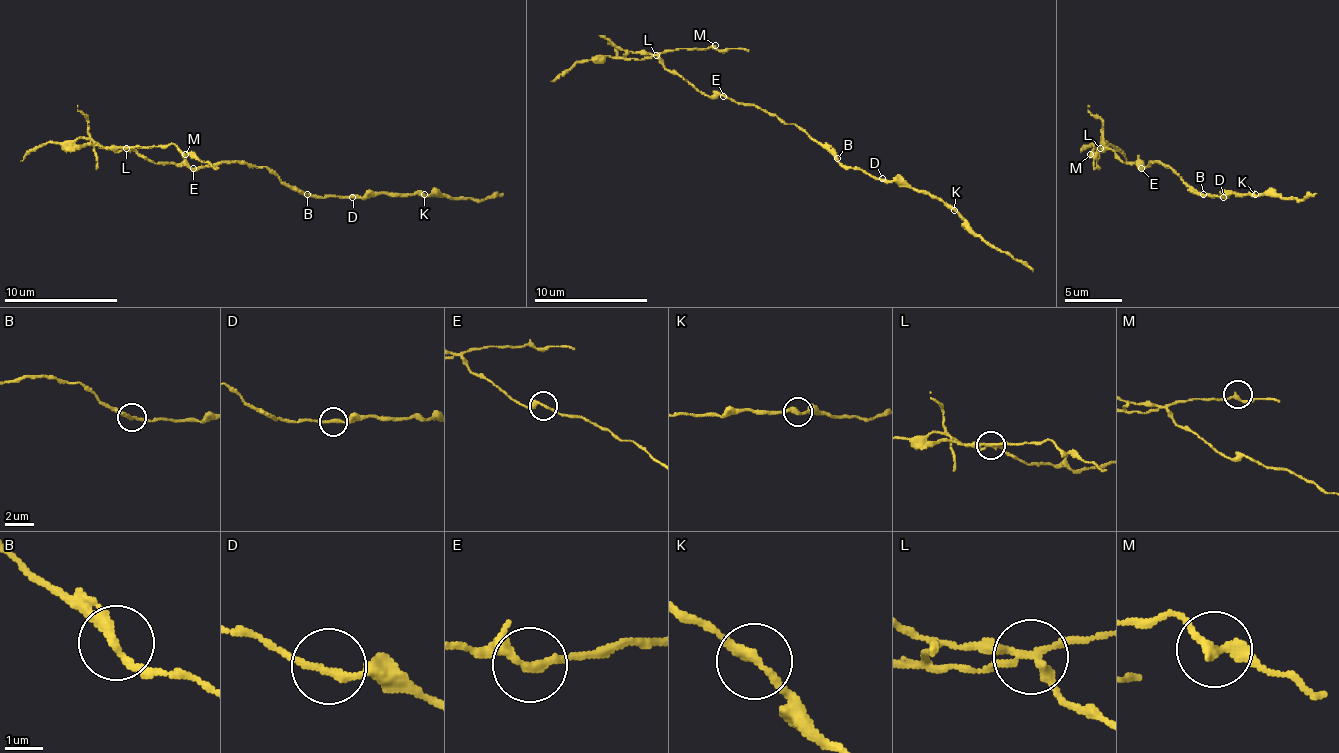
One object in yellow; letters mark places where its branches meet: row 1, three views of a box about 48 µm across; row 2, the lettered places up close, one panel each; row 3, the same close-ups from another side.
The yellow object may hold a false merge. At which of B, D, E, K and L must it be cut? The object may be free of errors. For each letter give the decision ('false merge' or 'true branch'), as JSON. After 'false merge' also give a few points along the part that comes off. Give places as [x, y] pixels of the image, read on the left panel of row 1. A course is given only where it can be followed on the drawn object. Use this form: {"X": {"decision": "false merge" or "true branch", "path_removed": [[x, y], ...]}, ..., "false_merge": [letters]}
{"B": {"decision": "true branch"}, "D": {"decision": "true branch"}, "E": {"decision": "true branch"}, "K": {"decision": "true branch"}, "L": {"decision": "false merge", "path_removed": [[125, 149], [102, 149], [82, 137], [43, 143], [20, 160]]}, "false_merge": ["L"]}

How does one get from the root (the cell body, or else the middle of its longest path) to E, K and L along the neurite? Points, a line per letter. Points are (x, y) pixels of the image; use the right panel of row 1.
E: (1172, 168), (1161, 163), (1149, 163), (1141, 168)
K: (1172, 168), (1189, 185), (1212, 197), (1255, 194)
L: (1172, 168), (1161, 163), (1149, 163), (1141, 168), (1138, 163), (1124, 163), (1110, 149), (1101, 149)

